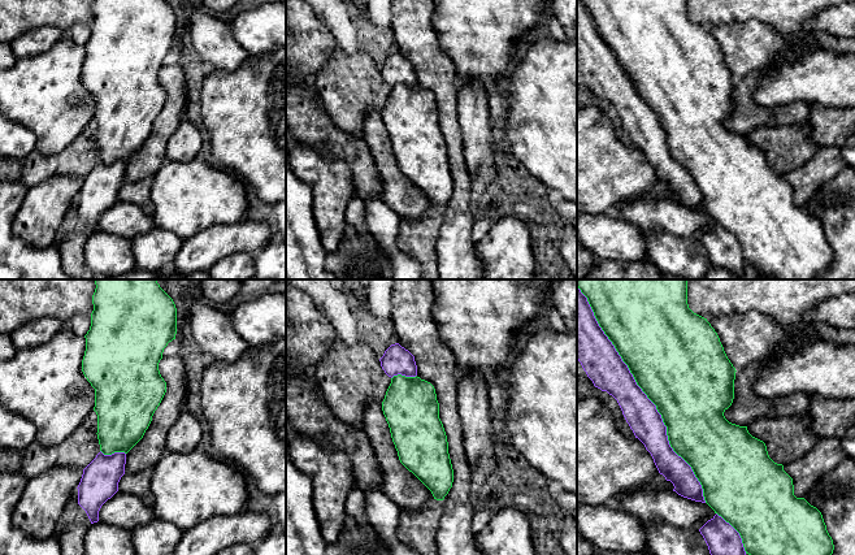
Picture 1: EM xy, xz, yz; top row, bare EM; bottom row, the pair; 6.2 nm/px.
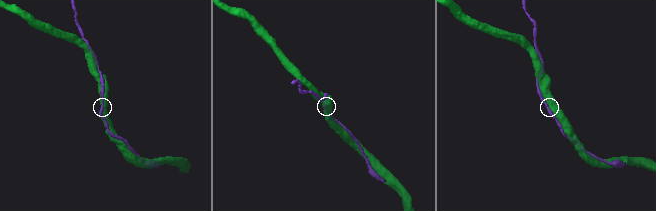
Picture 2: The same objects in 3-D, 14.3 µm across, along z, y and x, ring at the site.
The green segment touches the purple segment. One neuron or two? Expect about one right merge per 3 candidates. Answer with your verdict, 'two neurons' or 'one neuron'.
one neuron

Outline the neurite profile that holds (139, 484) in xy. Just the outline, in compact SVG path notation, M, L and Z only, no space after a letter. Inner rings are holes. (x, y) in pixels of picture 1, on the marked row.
M179 355L162 357L159 370L166 382L166 393L152 416L152 421L143 438L126 454L125 474L118 482L118 491L131 494L153 507L155 497L151 490L153 468L166 452L166 435L179 415L183 412L187 398L187 374L183 360Z

